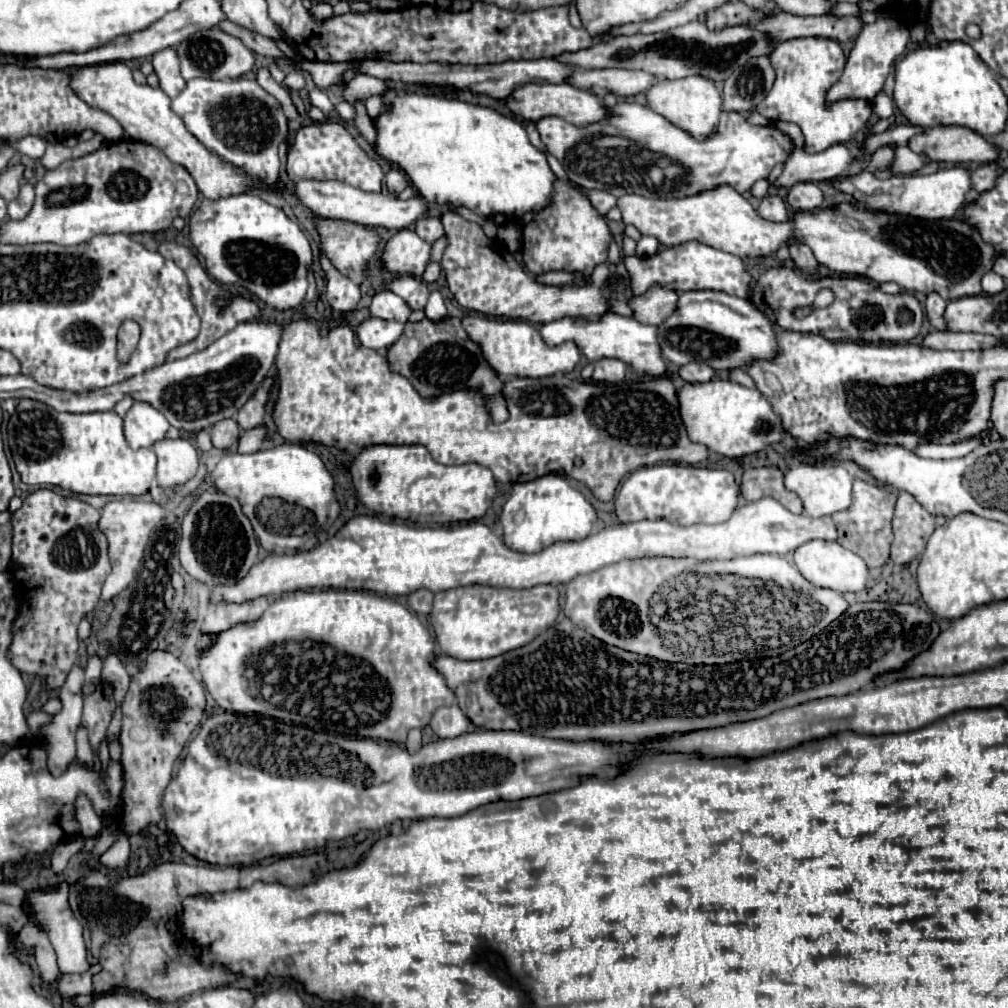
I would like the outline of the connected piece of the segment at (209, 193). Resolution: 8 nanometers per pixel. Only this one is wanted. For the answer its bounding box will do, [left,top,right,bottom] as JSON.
[69,62,263,200]

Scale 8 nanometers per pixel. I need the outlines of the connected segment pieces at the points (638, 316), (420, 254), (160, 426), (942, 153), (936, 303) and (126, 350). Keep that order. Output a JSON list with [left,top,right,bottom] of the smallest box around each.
[[627,286,677,326],[383,230,431,278],[123,402,169,448],[909,126,1001,166],[927,294,947,332],[117,320,141,360]]

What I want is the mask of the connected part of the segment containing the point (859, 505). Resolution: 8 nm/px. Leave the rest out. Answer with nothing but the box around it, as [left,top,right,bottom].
[833,480,897,568]

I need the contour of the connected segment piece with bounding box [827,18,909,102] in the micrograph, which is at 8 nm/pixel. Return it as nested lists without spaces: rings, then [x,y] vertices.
[[[877,18],[877,22],[865,24],[847,58],[843,76],[827,92],[827,102],[837,102],[843,98],[863,98],[871,102],[883,90],[883,82],[889,74],[889,68],[905,52],[907,44],[909,44],[909,30],[905,24],[899,24],[897,20]]]

